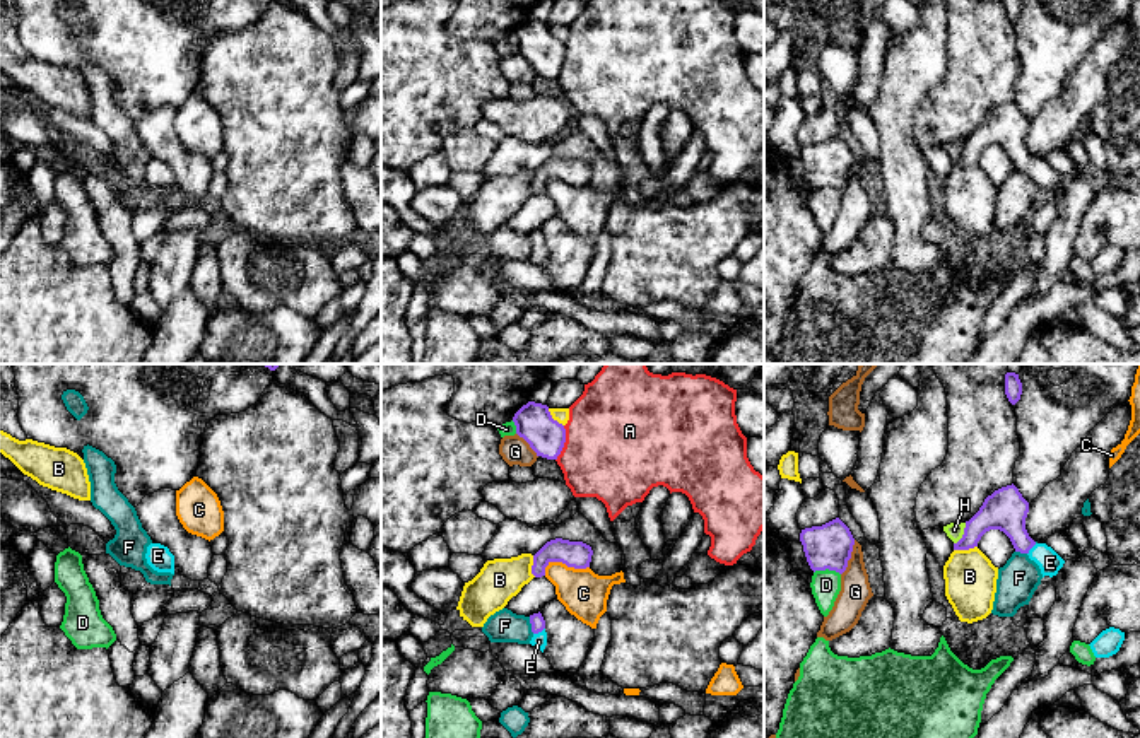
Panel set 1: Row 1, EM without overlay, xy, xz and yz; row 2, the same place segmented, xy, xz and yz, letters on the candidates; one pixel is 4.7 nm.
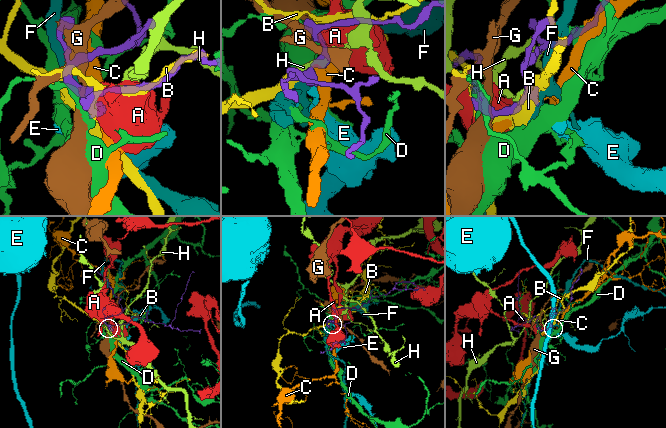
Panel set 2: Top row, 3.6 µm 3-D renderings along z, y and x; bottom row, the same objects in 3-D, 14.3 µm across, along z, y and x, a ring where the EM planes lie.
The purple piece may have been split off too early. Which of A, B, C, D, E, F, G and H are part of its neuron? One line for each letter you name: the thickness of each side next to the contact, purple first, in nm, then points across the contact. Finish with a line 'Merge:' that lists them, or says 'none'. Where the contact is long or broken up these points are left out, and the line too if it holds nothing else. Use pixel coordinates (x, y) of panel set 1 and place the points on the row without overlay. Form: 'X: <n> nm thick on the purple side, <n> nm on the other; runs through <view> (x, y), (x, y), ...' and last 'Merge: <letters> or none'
E: 70 nm thick on the purple side, 70 nm on the other; runs through xz (537, 238), (539, 248), (539, 258)
Merge: E

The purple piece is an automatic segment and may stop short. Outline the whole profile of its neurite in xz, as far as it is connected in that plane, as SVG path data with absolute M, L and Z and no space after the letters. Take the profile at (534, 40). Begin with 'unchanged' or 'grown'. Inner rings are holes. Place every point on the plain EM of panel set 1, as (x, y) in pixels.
unchanged; M528 19L514 31L513 39L516 51L537 73L557 77L566 60L566 46L552 36L547 22Z

